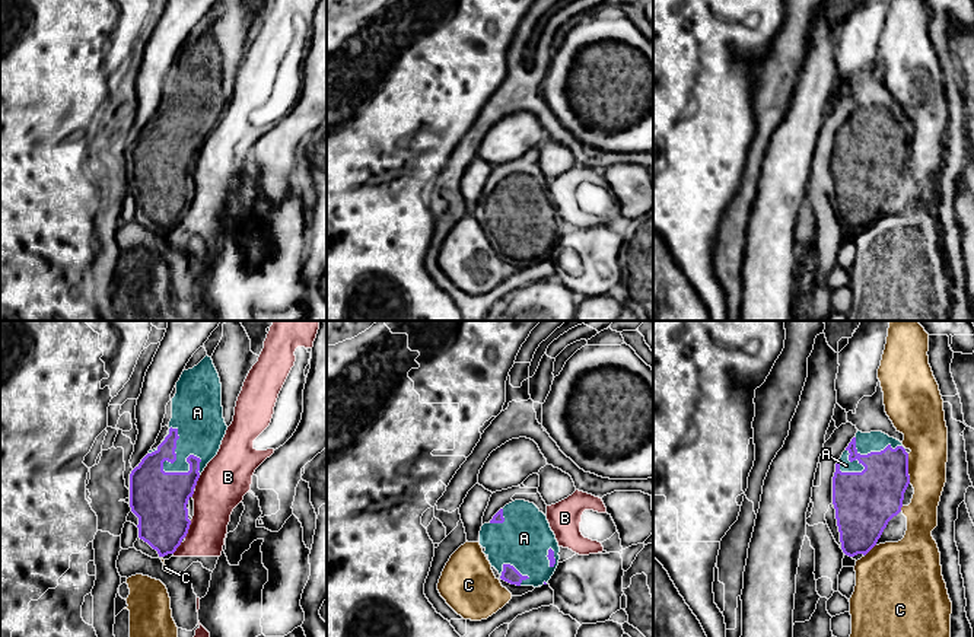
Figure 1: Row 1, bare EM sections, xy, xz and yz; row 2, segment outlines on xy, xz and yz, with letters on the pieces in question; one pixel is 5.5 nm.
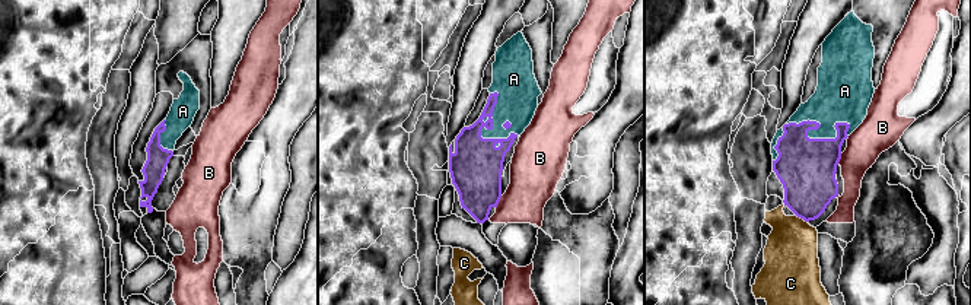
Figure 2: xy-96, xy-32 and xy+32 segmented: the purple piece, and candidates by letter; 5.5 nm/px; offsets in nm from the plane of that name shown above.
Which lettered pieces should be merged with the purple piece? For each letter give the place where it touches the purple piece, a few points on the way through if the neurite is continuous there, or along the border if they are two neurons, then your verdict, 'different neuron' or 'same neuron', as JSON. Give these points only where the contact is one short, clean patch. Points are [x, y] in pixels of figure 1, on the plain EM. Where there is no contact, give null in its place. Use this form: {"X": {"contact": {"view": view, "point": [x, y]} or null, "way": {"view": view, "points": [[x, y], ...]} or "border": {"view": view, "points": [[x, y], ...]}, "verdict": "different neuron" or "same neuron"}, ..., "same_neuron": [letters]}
{"A": {"contact": {"view": "xy", "point": [169, 146]}, "verdict": "same neuron"}, "B": {"contact": {"view": "xy", "point": [187, 203]}, "verdict": "different neuron"}, "C": {"contact": {"view": "yz", "point": [907, 142]}, "verdict": "different neuron"}, "same_neuron": ["A"]}

